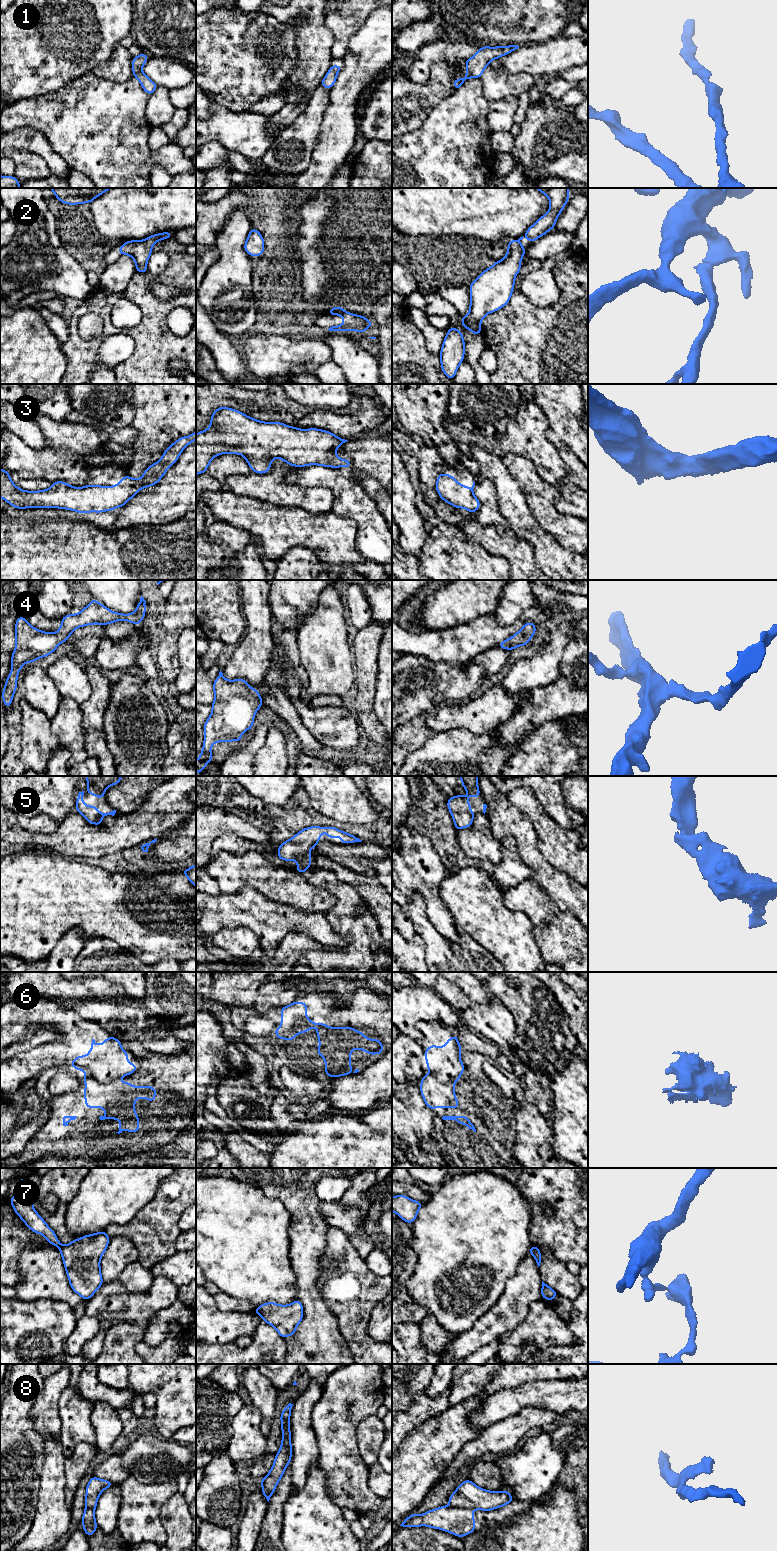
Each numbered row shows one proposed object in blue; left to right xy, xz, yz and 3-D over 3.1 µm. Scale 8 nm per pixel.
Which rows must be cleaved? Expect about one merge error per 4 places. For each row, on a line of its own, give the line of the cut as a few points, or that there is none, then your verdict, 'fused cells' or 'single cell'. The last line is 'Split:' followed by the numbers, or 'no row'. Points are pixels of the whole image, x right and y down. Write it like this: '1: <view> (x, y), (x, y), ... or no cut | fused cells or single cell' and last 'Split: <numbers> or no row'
1: no cut | single cell
2: no cut | single cell
3: no cut | single cell
4: no cut | single cell
5: no cut | single cell
6: xy (86, 1072), (101, 1082), (115, 1081) | fused cells
7: xy (62, 1246), (59, 1248) | fused cells
8: yz (448, 1506), (460, 1506), (471, 1509) | fused cells
Split: 6, 7, 8

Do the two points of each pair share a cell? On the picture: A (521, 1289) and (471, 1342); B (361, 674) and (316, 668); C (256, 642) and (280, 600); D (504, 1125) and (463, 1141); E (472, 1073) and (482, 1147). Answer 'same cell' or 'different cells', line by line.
A: same cell
B: different cells
C: different cells
D: same cell
E: same cell

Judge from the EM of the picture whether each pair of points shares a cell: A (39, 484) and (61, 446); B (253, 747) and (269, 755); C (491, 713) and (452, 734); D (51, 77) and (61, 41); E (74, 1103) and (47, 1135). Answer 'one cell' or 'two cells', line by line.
A: two cells
B: two cells
C: two cells
D: one cell
E: one cell

